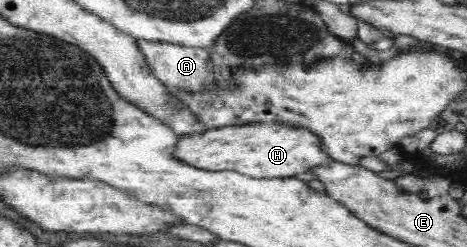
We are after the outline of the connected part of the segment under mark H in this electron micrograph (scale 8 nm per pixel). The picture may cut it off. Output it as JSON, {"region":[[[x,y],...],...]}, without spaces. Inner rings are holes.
{"region":[[[227,126],[181,134],[170,158],[205,173],[235,172],[256,179],[293,177],[331,160],[321,154],[315,137],[297,134],[296,128],[288,126]]]}

